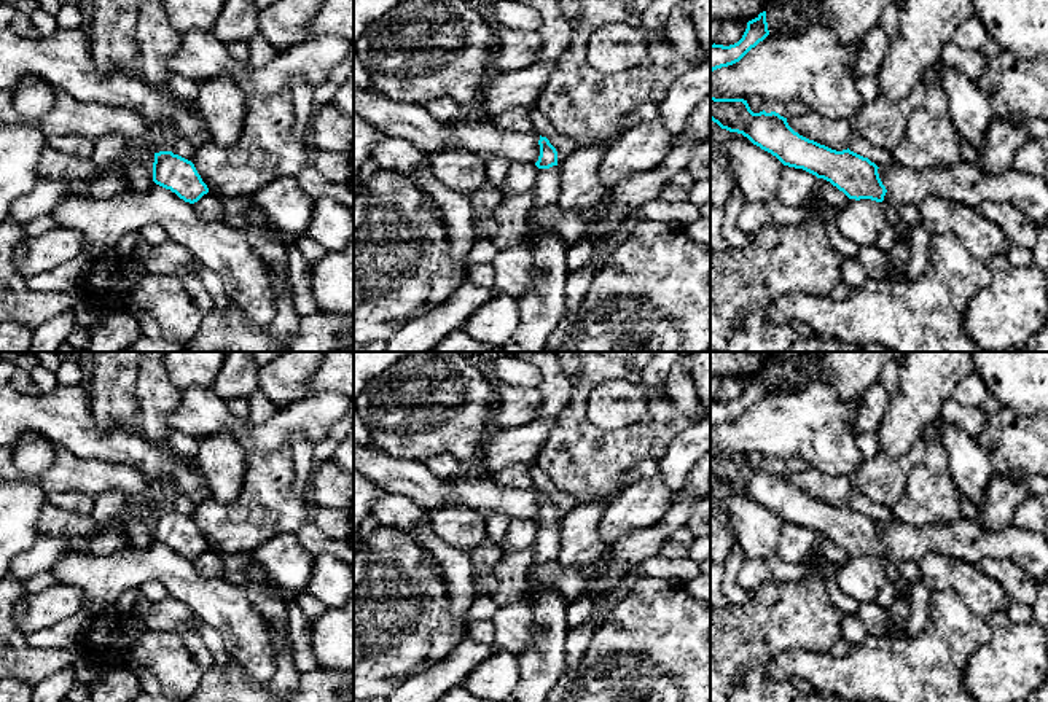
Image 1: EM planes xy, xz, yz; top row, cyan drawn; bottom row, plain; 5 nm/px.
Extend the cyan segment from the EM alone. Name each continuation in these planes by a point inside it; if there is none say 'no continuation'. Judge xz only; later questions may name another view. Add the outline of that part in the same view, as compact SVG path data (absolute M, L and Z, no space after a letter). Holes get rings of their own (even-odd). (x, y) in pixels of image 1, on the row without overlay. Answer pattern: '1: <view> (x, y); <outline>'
1: xz (547, 546); M559 524L538 525L535 543L530 546L534 552L532 567L557 559L559 554Z

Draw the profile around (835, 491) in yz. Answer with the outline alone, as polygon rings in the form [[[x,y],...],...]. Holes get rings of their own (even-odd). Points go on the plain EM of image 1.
[[[814,468],[787,474],[787,479],[800,492],[836,508],[849,505],[849,498],[854,489],[852,478],[825,474]]]

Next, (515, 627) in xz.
[[[521,599],[497,608],[492,629],[495,630],[494,640],[500,648],[521,656],[532,646],[538,626],[529,603]]]

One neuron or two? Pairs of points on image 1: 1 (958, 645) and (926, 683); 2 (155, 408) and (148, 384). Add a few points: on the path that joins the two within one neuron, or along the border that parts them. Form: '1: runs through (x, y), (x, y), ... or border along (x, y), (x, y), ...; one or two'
1: runs through (948, 655), (929, 674); one
2: runs through (155, 401), (155, 390); one

